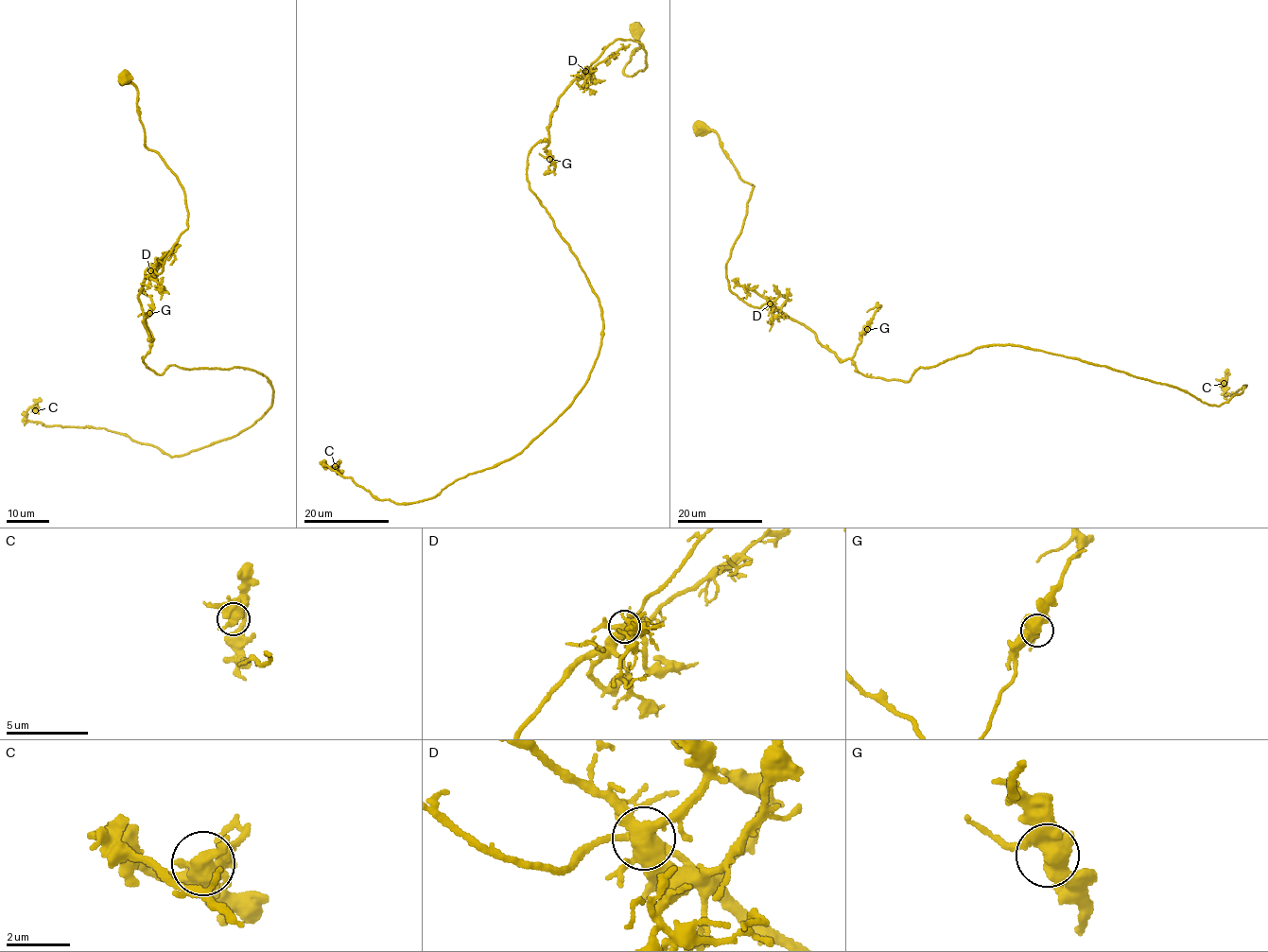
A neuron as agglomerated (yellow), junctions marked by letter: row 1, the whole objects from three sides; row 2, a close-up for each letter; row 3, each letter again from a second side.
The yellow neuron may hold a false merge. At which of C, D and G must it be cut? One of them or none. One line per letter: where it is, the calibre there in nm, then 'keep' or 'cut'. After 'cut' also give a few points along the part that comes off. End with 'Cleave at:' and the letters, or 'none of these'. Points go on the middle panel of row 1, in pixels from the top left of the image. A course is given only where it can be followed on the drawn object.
C: (335, 466) | 460 nm | keep
D: (585, 71) | 480 nm | keep
G: (549, 159) | 550 nm | keep
Cleave at: none of these

